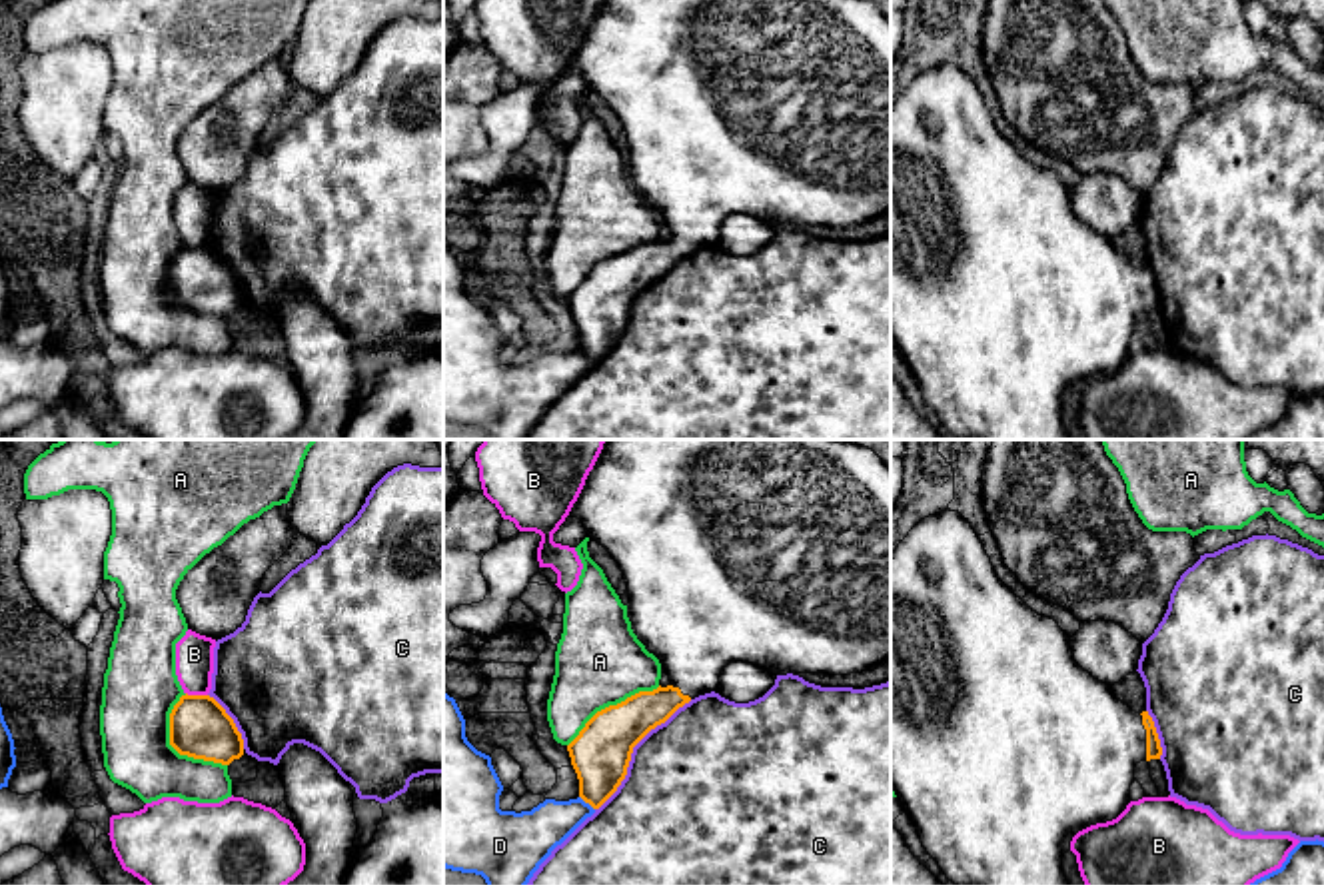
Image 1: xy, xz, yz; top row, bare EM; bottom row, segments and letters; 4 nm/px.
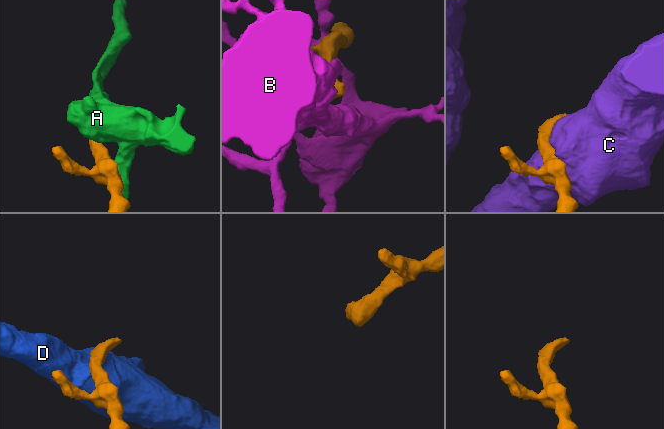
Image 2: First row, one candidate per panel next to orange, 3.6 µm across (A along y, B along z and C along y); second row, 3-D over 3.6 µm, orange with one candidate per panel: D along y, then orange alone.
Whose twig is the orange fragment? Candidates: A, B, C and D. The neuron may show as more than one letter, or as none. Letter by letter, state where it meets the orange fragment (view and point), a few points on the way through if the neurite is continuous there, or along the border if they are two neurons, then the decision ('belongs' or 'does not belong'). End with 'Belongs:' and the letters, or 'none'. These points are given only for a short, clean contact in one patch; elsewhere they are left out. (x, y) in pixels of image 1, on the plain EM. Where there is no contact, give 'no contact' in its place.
A: xy (174, 300) | does not belong
B: xy (196, 248) | does not belong
C: xz (632, 302) | does not belong
D: xz (588, 354) | does not belong
Belongs: none

